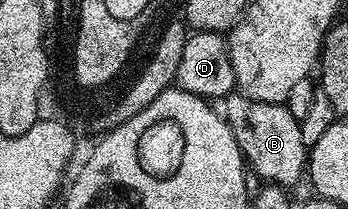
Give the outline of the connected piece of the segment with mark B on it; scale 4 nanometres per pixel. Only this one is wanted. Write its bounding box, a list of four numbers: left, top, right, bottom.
[224,91,308,187]

